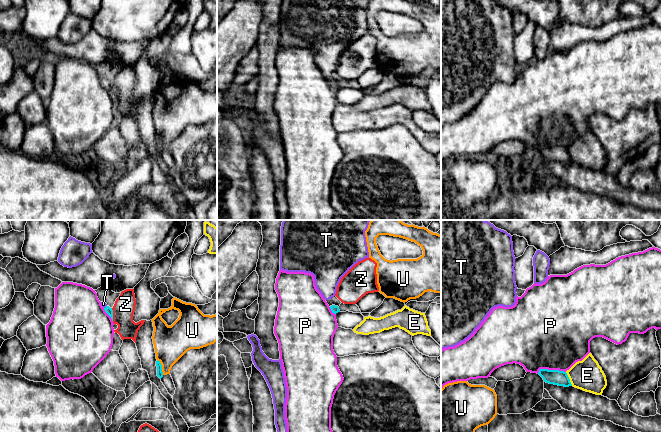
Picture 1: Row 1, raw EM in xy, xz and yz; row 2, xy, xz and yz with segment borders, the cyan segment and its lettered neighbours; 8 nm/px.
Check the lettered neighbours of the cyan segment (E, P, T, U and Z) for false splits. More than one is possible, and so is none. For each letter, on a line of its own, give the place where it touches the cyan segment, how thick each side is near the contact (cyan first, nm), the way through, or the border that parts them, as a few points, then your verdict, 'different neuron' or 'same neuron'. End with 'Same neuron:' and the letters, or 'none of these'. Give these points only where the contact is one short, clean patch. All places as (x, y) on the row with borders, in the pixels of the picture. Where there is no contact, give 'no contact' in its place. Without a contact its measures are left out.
E: contact yz (569, 379); calibres 120 and 240 nm; different neuron
P: contact yz (550, 370); calibres 120 and 480 nm; different neuron
T: contact xy (105, 307); calibres 60 and 40 nm; way xy (108, 310), (105, 307), (103, 304); same neuron
U: contact xy (161, 367); calibres 50 and 280 nm; border xy (157, 359), (163, 374); different neuron
Z: contact xy (112, 314); calibres 60 and 170 nm; border xy (111, 308), (113, 320); different neuron
Same neuron: T

